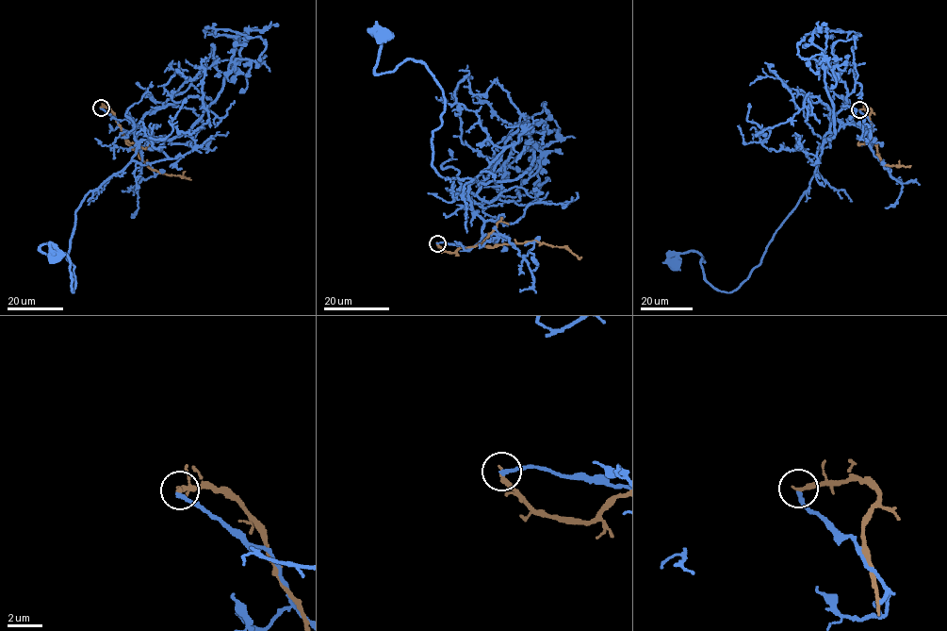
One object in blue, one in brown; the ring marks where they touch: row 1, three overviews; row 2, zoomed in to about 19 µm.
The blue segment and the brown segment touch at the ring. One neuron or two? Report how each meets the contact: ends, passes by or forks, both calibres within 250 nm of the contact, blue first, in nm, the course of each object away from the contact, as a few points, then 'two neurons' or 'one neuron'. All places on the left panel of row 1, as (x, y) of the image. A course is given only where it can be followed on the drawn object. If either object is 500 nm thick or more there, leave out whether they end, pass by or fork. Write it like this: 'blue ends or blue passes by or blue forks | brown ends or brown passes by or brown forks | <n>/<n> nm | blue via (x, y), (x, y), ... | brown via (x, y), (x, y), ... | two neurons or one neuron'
blue ends | brown ends | 240/280 nm | blue via (101, 107), (139, 127), (137, 153), (75, 212), (73, 292), (68, 257), (40, 248), (55, 255) | brown via (101, 107), (109, 107), (126, 141), (152, 169), (191, 179) | two neurons

